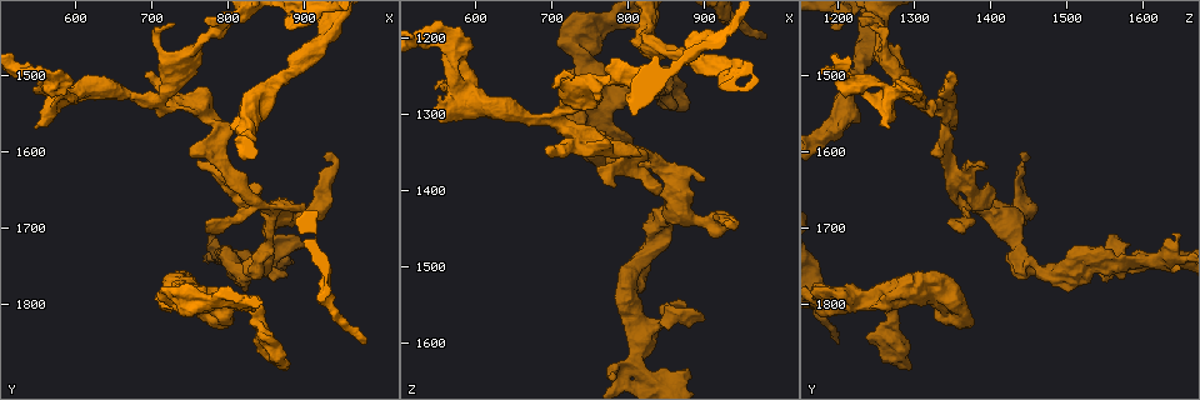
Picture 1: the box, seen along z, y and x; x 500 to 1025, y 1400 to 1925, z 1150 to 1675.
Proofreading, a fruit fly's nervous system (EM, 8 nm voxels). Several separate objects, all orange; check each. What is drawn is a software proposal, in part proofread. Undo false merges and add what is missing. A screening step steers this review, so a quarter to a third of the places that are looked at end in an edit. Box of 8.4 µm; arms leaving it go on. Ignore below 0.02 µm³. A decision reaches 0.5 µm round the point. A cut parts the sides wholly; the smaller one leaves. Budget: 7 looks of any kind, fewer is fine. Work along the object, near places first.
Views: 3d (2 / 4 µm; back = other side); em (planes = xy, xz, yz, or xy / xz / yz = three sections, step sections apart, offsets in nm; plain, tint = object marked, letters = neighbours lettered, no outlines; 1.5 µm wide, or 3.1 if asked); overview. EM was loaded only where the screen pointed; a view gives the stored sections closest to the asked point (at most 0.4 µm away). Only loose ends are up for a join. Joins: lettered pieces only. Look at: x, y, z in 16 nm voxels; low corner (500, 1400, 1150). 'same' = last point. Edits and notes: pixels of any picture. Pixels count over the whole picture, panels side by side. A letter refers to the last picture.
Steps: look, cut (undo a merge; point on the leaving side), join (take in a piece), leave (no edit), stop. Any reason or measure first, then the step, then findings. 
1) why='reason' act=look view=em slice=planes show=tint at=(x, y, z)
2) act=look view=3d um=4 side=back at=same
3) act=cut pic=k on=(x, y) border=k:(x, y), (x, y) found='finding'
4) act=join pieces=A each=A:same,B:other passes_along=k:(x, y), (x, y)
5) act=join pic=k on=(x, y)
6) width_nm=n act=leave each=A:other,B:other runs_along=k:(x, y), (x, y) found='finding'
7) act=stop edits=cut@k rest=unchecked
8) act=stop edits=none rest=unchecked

why='calibre changes' act=look view=3d um=2 at=(855, 1515, 1220)

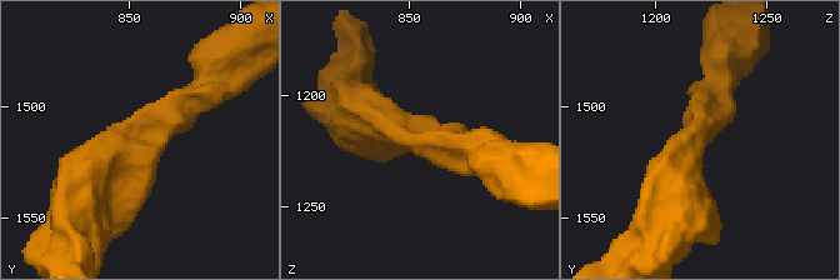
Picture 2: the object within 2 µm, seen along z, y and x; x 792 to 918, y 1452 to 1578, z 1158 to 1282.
arm_widths_nm=300,420 act=look view=em slice=planes show=letters at=(855, 1513, 1221)

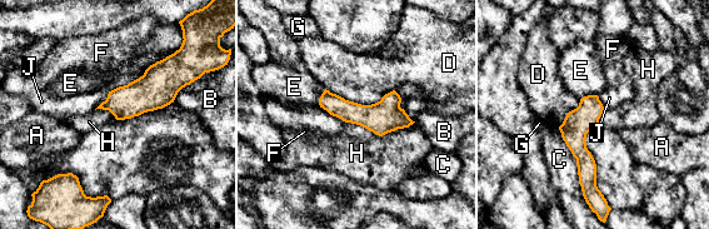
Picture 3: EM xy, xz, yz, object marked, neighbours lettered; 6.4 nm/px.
act=leave each=A:other,B:other,C:other,D:other,E:other,F:other,G:other,H:other,J:other runs_along=3:(321, 101), (362, 115), (408, 122) found='one neuron here'

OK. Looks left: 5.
act=look view=em um=3.1 slice=xy step=16 show=tint at=(760, 1490, 1285)

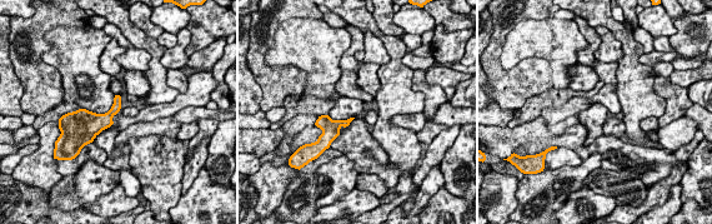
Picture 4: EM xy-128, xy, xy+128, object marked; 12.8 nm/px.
why='cut it another way' act=look view=em um=3.1 slice=planes show=letters at=same

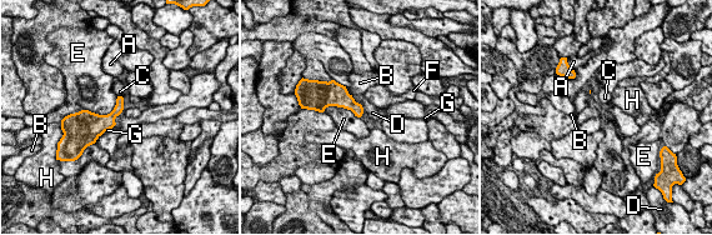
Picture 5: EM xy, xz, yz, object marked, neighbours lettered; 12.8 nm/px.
act=leave each=A:other,B:other,C:other,D:other,E:other,F:other,G:other,H:other border=5:(118, 96), (106, 114), (85, 110) found='none of them fits'

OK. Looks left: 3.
why='free end' act=look view=3d um=4 at=(770, 1690, 1345)

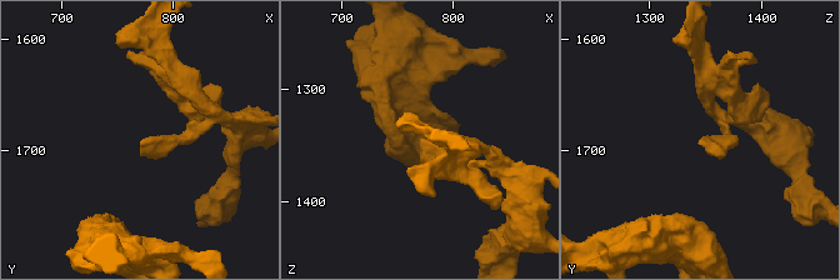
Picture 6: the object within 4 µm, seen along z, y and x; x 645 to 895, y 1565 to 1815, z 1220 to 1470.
act=look view=em slice=xz step=4 show=letters at=(770, 1692, 1346)

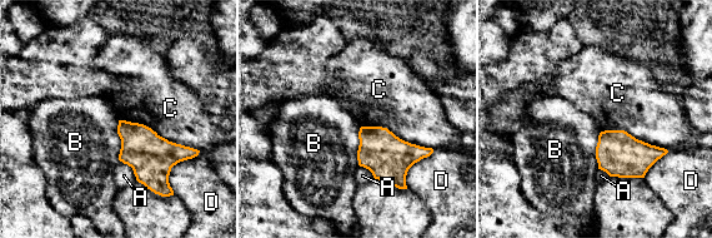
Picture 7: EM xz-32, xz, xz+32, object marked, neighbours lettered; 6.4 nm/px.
act=look view=em slice=planes show=letters at=same

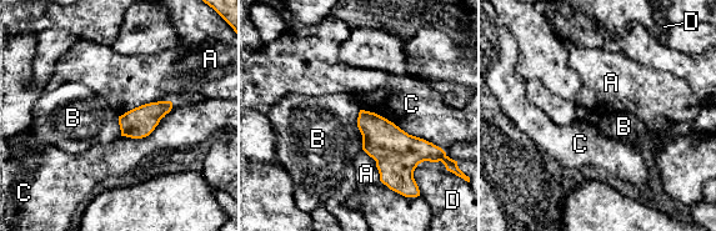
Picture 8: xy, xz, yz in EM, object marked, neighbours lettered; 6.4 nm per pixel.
act=leave each=A:other,B:other,C:other,D:other border=8:(169, 100), (145, 103), (119, 116) found='none of them fits'

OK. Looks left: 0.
act=stop edits=none rest=unchecked

